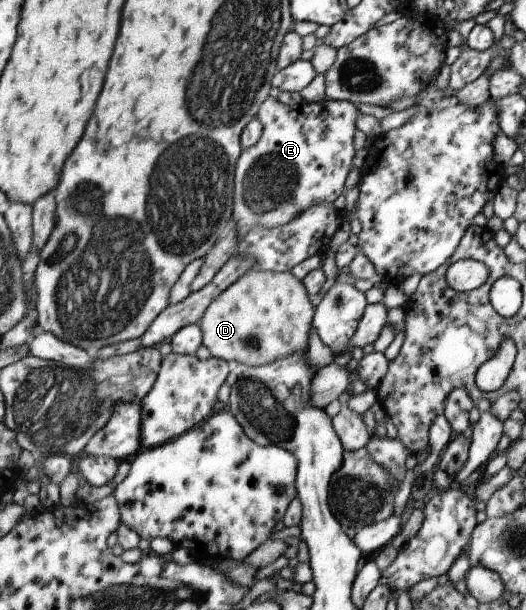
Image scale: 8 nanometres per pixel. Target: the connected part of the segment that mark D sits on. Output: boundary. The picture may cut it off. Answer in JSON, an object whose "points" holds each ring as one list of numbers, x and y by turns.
{"points":[[254,268,209,304,200,326,203,330,203,345,210,350,212,356,257,367,310,350,310,342,314,342,313,318,314,298,310,298,309,291,305,290,302,278,295,278,290,271,277,273]]}

